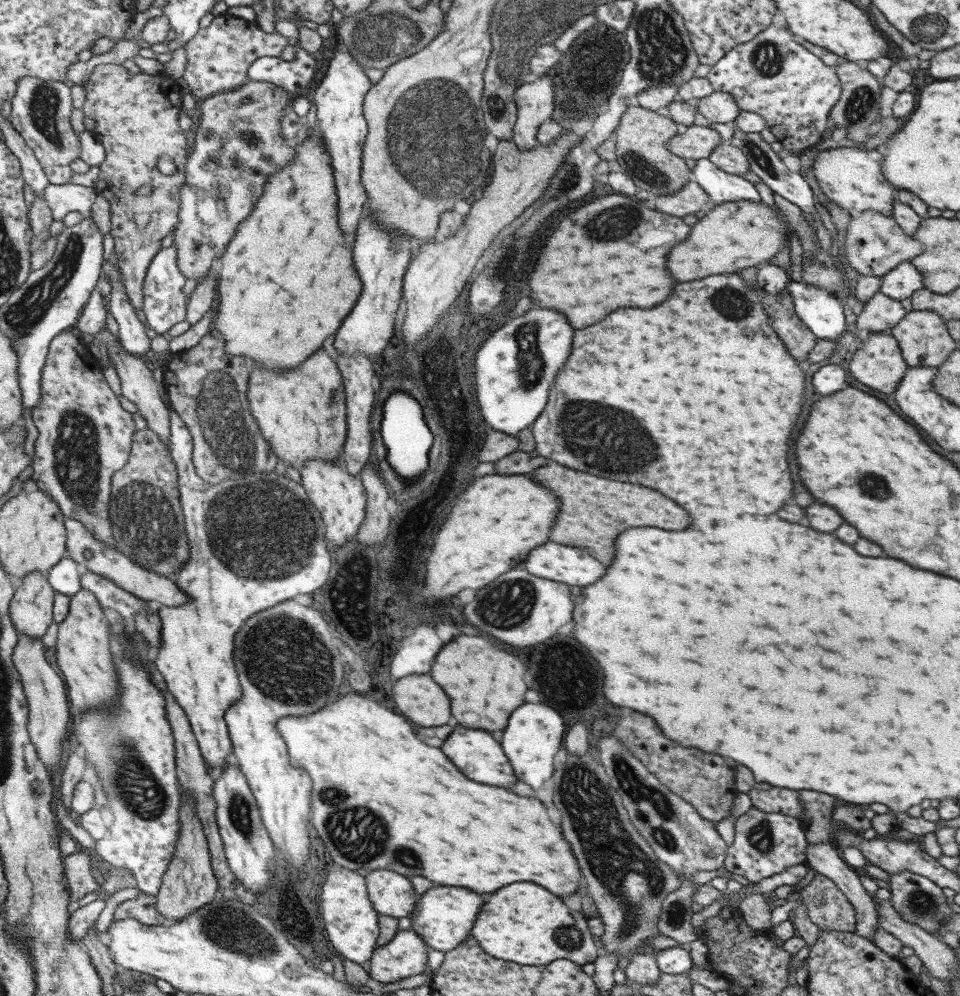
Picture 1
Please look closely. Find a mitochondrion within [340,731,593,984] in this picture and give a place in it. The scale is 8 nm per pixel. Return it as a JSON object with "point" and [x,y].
{"point":[567,937]}

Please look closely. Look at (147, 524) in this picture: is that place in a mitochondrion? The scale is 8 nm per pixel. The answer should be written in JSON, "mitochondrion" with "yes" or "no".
{"mitochondrion":"yes"}

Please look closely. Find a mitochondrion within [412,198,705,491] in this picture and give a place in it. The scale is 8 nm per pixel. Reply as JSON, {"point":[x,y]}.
{"point":[602,437]}

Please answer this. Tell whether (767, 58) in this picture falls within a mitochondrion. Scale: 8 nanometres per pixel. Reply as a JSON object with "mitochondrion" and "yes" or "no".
{"mitochondrion":"yes"}

